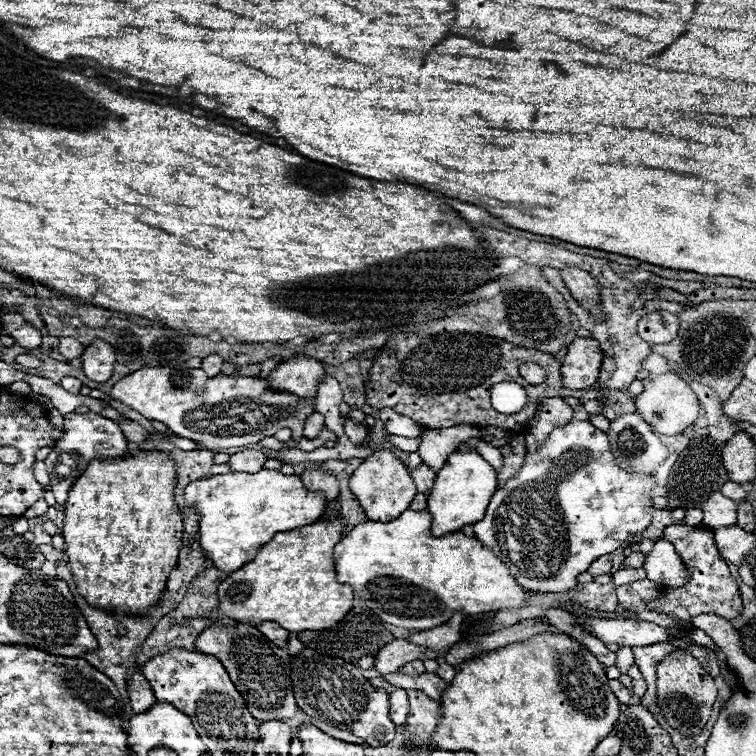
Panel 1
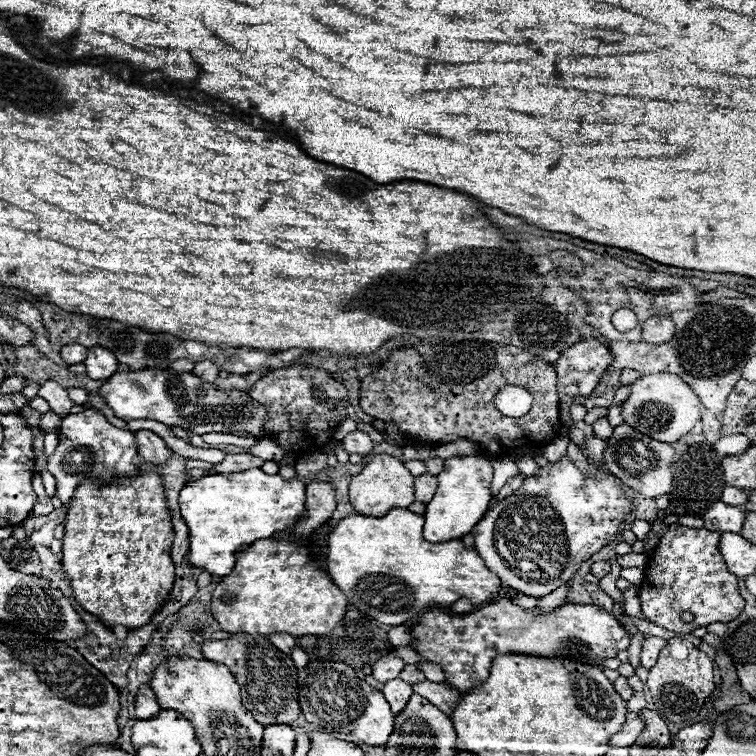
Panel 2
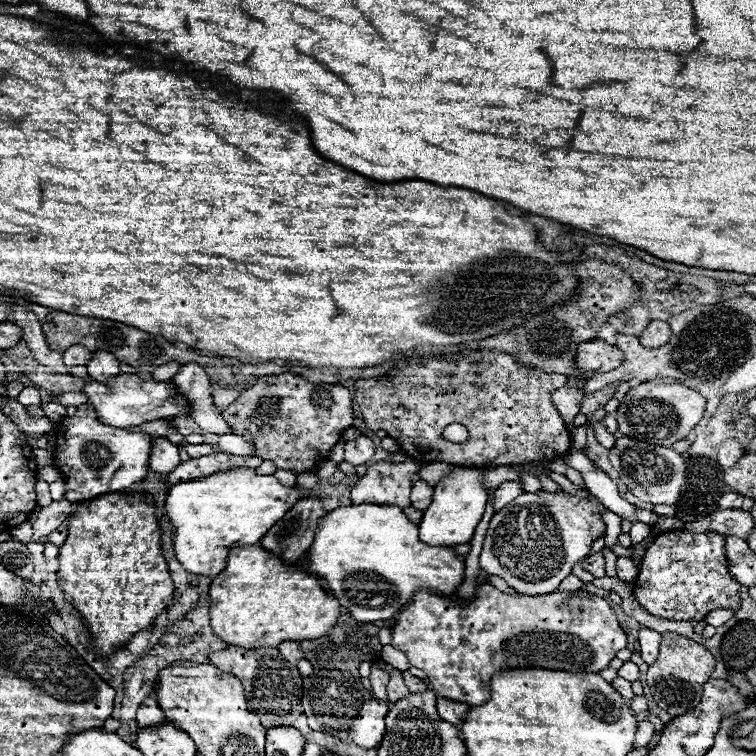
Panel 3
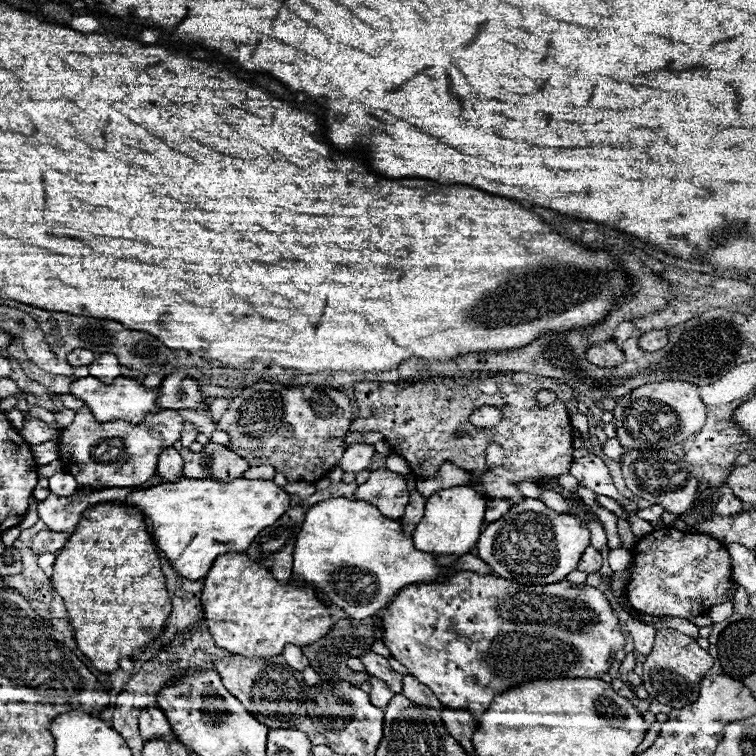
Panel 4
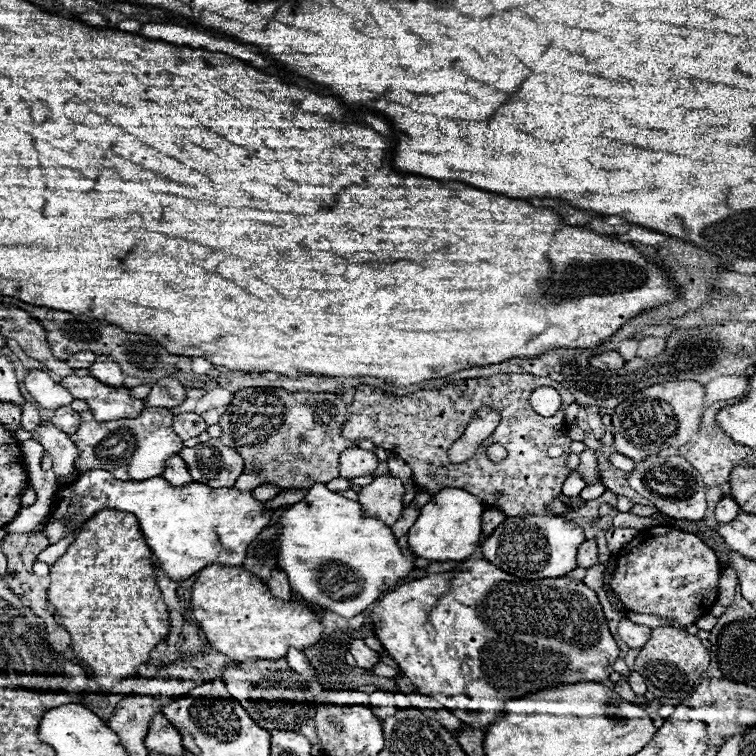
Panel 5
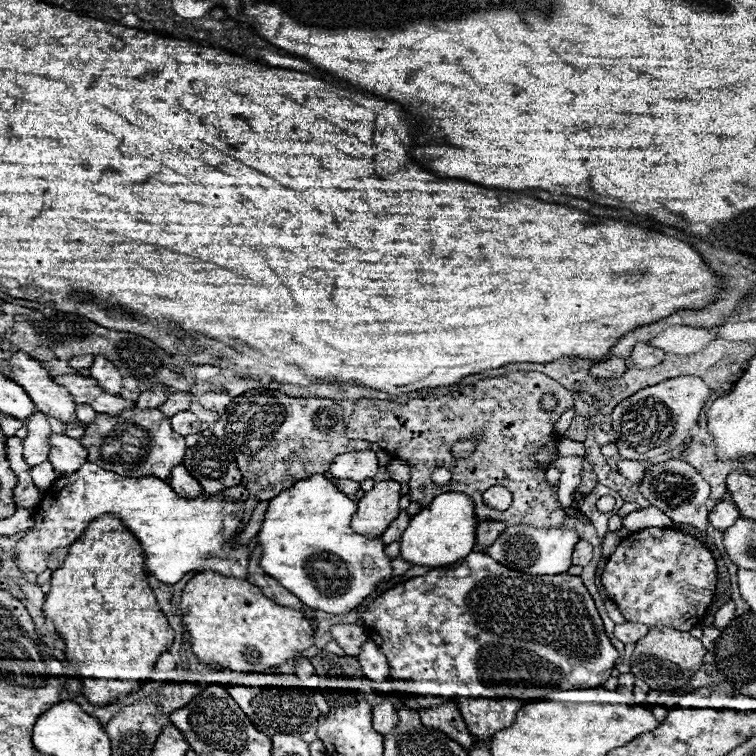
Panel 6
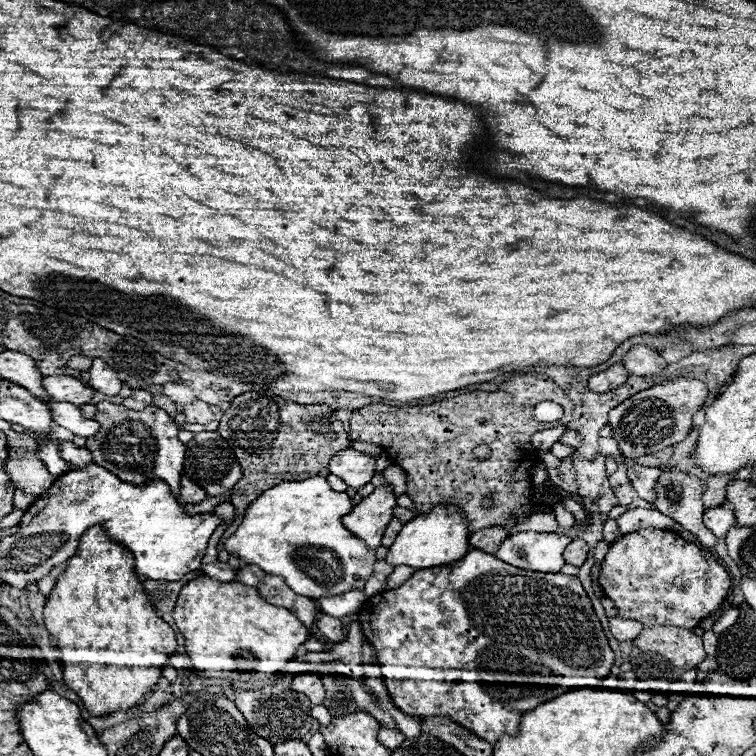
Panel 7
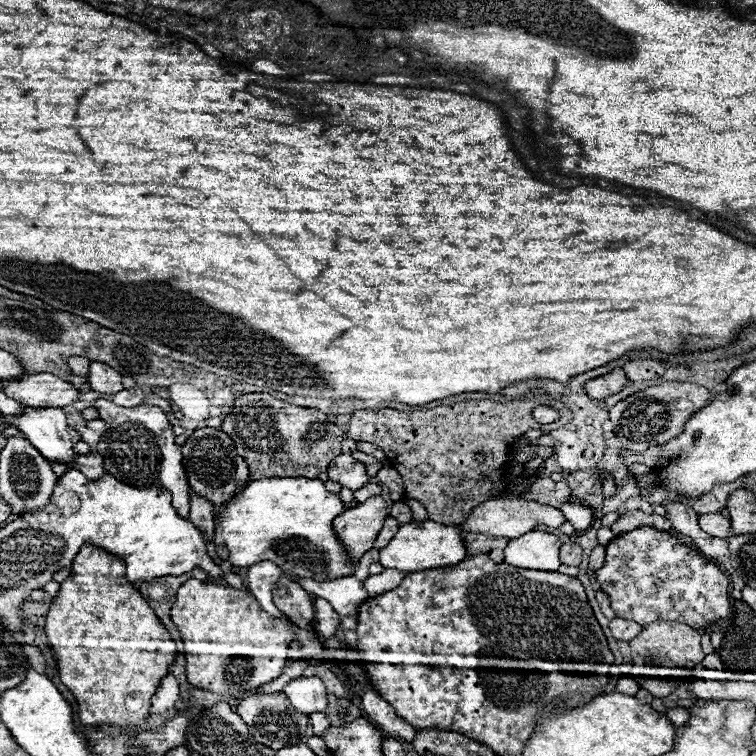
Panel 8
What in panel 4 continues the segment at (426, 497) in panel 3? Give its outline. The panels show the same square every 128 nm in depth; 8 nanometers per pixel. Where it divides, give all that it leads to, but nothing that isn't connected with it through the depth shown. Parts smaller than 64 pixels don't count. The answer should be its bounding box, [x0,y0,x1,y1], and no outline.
[400,490,426,524]

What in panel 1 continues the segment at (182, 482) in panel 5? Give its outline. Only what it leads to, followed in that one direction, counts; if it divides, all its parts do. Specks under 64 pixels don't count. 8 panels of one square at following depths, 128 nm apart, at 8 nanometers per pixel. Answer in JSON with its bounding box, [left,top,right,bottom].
[118,420,150,444]

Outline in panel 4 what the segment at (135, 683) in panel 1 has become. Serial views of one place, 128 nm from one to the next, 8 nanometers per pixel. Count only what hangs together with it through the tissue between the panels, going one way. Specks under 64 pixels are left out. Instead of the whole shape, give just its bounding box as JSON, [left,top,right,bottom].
[140,704,176,740]

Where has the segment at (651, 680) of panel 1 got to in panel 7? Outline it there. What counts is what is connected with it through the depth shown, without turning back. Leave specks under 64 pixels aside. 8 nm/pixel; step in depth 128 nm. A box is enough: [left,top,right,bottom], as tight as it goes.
[610,618,644,642]

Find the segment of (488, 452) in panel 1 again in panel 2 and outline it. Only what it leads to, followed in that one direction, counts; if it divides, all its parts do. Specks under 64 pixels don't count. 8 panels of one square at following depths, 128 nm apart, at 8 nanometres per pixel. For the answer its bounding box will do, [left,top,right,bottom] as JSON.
[490,456,520,502]

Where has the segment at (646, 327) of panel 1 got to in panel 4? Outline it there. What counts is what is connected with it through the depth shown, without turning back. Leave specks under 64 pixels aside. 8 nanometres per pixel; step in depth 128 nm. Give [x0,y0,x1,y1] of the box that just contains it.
[638,330,668,352]

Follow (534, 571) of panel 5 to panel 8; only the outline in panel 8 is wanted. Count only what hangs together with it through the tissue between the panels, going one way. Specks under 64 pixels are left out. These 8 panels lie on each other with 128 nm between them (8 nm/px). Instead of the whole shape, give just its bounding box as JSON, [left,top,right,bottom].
[504,530,562,572]

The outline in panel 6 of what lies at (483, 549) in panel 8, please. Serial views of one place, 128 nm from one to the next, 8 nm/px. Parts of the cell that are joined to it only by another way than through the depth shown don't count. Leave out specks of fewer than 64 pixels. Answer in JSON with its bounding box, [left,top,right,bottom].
[476,520,504,548]

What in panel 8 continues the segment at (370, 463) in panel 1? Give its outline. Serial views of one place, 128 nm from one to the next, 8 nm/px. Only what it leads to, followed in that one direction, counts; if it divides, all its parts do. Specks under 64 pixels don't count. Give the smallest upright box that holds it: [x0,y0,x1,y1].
[332,496,388,560]

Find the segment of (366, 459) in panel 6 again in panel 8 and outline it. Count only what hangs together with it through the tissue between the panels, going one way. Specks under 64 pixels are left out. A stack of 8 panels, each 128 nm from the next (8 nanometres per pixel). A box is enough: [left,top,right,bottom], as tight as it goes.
[326,454,368,490]

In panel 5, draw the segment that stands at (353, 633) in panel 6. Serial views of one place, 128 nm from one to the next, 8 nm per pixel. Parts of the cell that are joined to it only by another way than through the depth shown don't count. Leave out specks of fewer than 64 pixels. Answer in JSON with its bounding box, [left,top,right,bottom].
[350,638,380,670]

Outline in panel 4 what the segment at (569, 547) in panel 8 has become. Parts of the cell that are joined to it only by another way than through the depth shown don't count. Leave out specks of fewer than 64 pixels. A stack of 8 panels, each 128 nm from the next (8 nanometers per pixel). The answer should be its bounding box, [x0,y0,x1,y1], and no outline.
[578,546,602,574]

